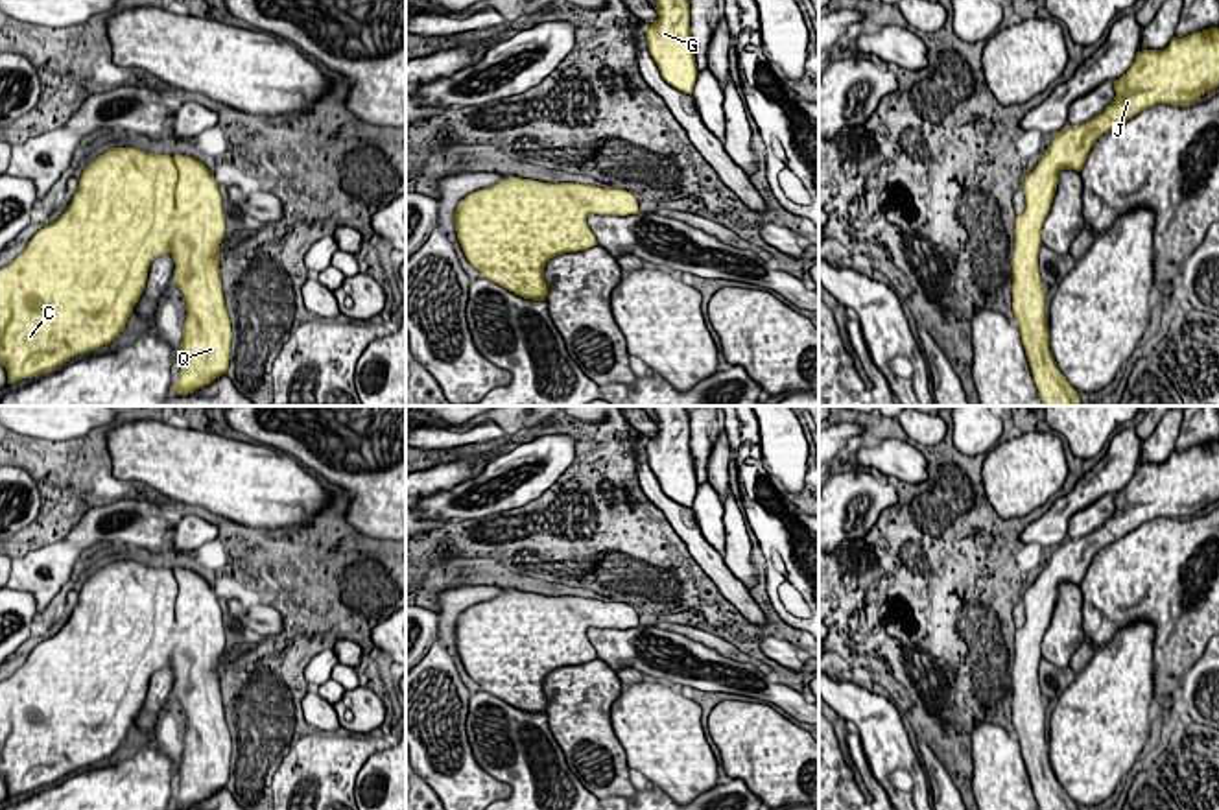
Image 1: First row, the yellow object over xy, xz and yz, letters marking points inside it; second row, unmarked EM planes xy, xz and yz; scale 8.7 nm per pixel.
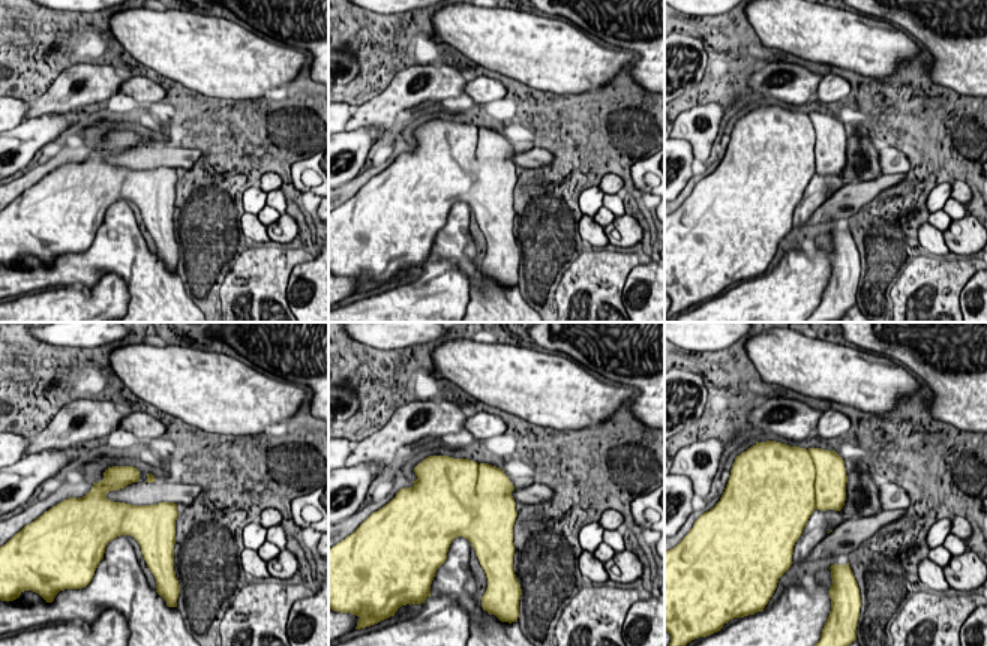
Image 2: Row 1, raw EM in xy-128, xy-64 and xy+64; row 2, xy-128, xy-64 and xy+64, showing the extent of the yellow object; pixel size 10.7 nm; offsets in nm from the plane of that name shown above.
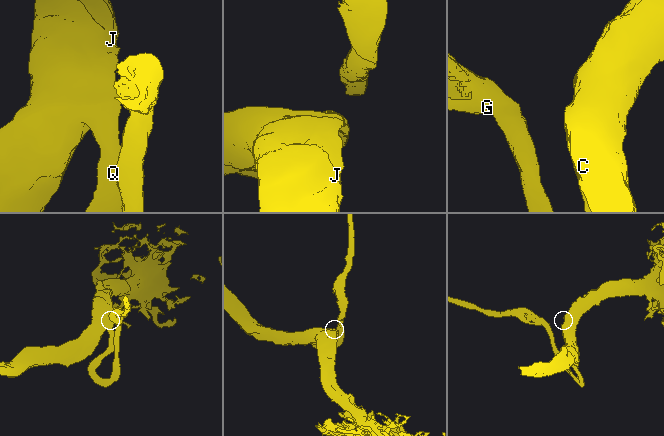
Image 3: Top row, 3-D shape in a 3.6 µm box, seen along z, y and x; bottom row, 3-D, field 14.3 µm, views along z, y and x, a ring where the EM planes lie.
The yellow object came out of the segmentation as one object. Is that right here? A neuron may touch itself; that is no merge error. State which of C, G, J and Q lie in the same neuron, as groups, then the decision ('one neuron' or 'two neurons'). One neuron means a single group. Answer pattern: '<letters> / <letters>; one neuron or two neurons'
C G J Q; one neuron

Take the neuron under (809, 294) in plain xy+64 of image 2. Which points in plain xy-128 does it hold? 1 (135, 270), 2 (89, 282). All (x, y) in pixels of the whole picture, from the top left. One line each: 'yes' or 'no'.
1: no
2: no

